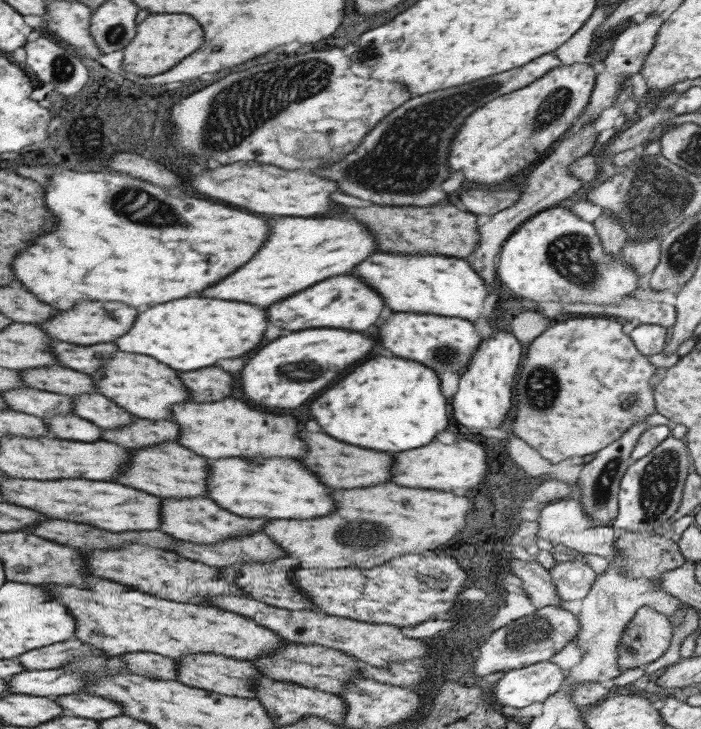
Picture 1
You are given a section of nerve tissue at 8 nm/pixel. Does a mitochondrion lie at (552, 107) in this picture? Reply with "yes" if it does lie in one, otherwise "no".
yes

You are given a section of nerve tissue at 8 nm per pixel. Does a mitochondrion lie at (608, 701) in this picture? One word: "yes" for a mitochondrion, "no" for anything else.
no

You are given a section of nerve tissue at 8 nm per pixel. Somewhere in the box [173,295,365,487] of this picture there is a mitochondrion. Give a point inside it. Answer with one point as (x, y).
(307, 369)

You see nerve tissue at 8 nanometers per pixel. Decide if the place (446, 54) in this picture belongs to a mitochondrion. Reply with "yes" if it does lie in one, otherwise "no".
no

